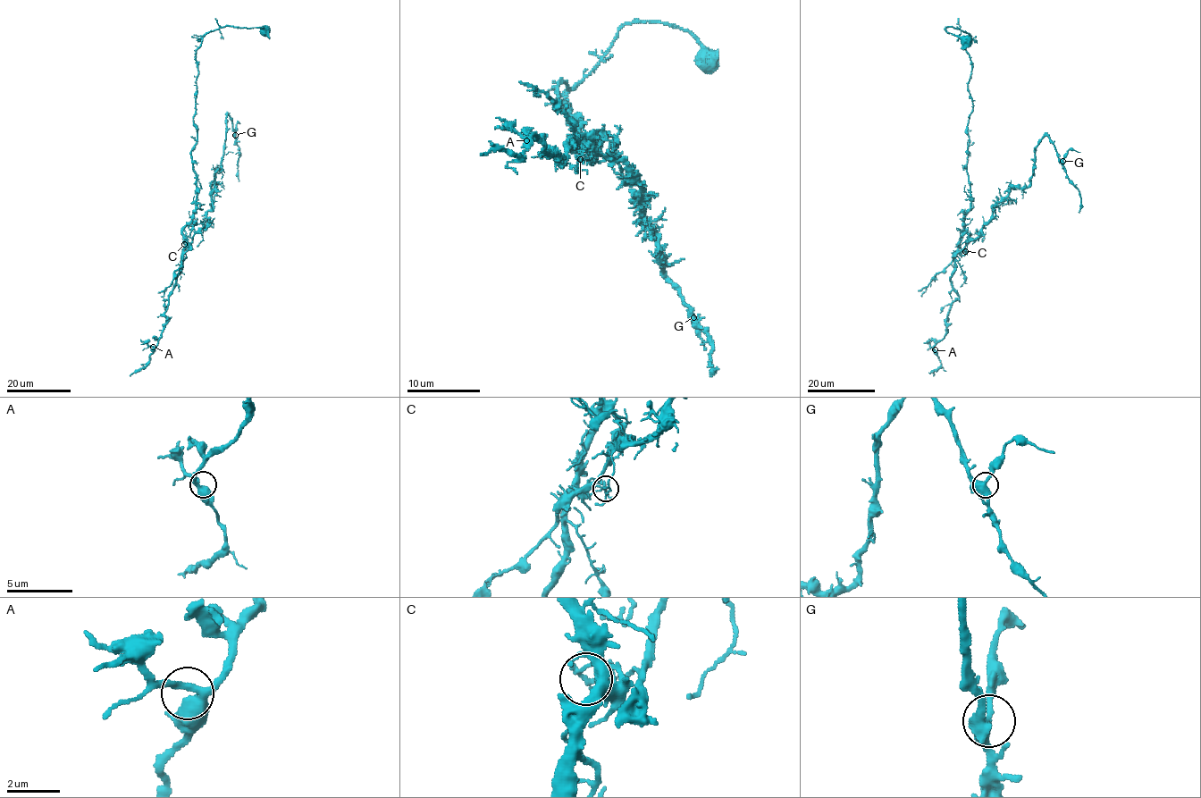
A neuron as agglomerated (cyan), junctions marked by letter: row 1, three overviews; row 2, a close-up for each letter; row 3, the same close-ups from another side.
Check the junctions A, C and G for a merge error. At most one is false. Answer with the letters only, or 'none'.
C

